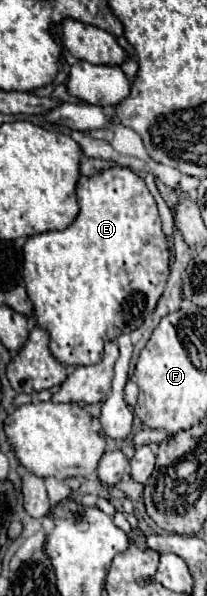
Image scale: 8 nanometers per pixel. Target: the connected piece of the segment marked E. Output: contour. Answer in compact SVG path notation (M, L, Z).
M112 165L110 169L92 175L92 177L80 177L78 181L78 189L76 189L76 197L78 197L78 205L80 205L80 213L76 217L76 221L66 227L64 231L48 231L48 233L40 233L28 239L28 243L24 245L24 285L28 291L30 301L34 303L34 317L36 323L40 327L44 327L50 333L50 349L52 355L64 363L64 365L94 365L96 361L100 361L102 351L104 351L104 343L106 341L116 341L116 337L120 333L132 333L136 329L142 327L144 319L156 309L166 283L168 283L168 275L170 275L170 247L168 247L168 239L162 231L162 221L158 215L158 207L156 201L152 197L152 193L146 189L144 179L140 179L134 171L120 167L120 165Z

